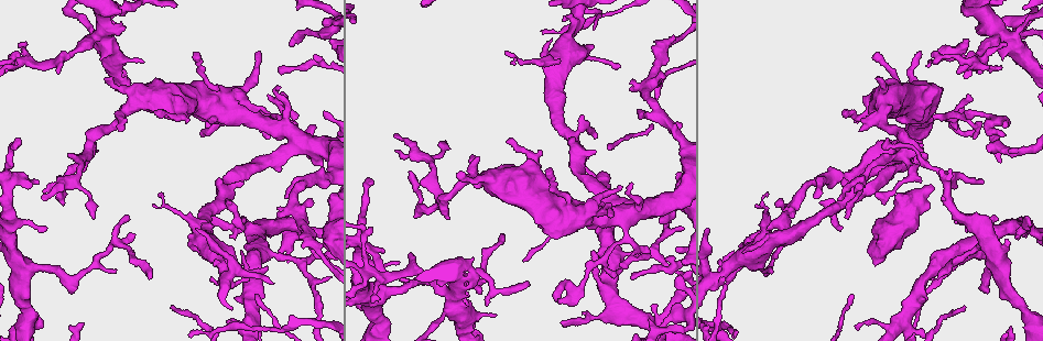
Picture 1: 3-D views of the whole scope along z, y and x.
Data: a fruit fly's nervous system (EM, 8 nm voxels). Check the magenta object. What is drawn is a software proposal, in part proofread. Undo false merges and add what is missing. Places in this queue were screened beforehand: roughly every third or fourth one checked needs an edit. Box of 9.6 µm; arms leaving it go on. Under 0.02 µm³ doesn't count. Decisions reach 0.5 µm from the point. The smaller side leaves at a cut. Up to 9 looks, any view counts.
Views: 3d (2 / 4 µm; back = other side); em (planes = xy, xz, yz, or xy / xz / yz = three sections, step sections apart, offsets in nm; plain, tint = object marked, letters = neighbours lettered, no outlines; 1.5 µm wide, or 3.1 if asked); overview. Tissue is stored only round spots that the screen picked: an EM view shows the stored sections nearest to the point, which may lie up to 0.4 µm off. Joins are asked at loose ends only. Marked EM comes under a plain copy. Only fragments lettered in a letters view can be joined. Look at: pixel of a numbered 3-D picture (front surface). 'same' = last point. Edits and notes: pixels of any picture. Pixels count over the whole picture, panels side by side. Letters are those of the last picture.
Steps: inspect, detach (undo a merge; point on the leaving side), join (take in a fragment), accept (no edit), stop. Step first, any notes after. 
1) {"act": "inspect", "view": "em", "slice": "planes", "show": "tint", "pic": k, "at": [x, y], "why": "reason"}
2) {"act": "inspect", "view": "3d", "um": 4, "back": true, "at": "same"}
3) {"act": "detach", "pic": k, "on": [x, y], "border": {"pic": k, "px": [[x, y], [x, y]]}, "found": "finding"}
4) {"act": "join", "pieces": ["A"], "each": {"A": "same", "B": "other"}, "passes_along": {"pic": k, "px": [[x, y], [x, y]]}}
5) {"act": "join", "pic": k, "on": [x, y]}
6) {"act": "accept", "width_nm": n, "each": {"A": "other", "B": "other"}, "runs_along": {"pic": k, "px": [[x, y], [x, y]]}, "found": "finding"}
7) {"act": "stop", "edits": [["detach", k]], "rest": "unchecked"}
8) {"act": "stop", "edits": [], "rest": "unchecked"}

{"act": "inspect", "view": "em", "slice": "planes", "show": "letters", "pic": 1, "at": [979, 183], "why": "branch stops here"}

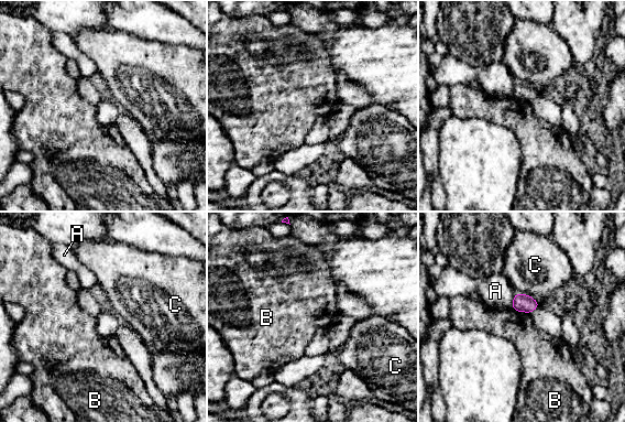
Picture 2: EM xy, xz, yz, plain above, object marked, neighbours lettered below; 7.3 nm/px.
{"act": "accept", "width_nm": 130, "each": {"A": "other", "B": "other", "C": "other"}, "border": {"pic": 2, "px": [[512, 307], [528, 314]]}, "found": "no lettered fragment goes on from it"}

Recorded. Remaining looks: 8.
{"act": "inspect", "view": "3d", "um": 2, "back": true, "pic": 1, "at": [562, 301], "why": "branch stops here"}

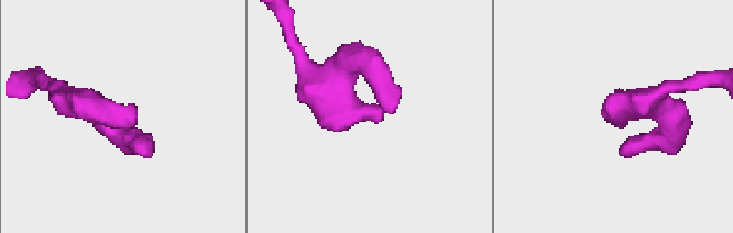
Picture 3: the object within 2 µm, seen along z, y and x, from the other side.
{"act": "inspect", "view": "em", "slice": "planes", "show": "letters", "pic": 3, "at": [613, 103], "why": "shape alone is not enough"}

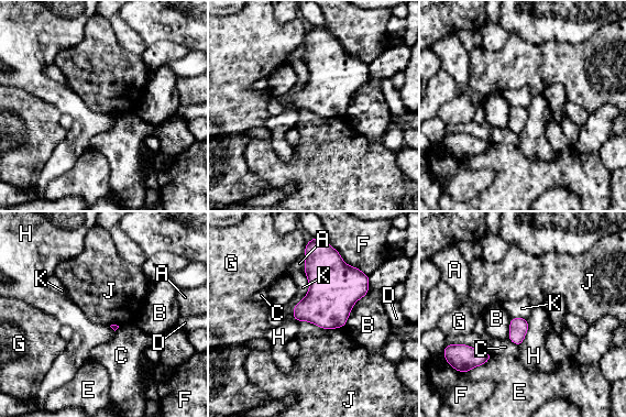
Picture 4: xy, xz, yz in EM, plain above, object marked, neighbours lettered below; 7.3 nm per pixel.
{"act": "accept", "longest_contact_nm": ["B", 420], "each": {"A": "other", "B": "other", "C": "other", "D": "other", "E": "other", "F": "other", "G": "other", "H": "other", "J": "other", "K": "other"}, "border": {"pic": 4, "px": [[298, 320], [321, 328], [343, 327]]}, "found": "none of them fits"}

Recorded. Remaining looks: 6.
{"act": "inspect", "view": "3d", "um": 4, "back": true, "pic": 1, "at": [10, 58], "why": "abrupt turn"}

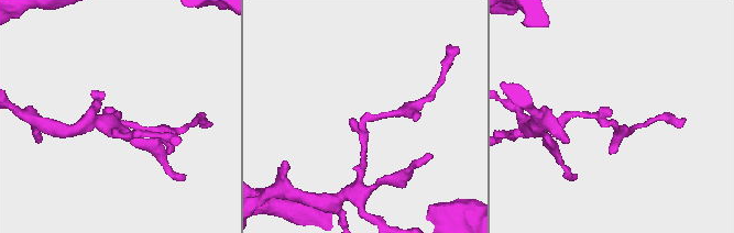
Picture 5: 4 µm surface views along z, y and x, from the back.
{"act": "inspect", "view": "em", "slice": "planes", "show": "tint", "pic": 5, "at": [121, 122], "why": "now the EM"}

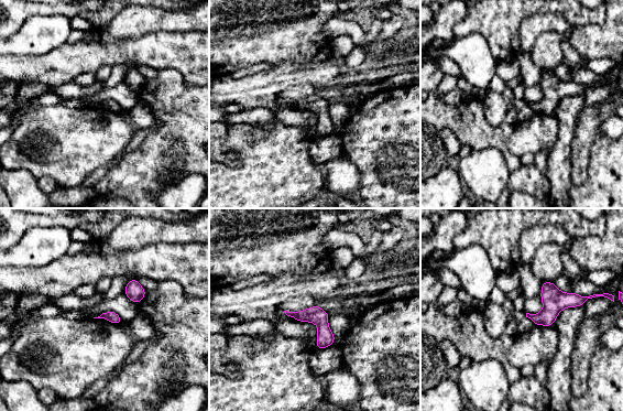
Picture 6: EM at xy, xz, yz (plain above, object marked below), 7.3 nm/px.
{"act": "inspect", "view": "em", "slice": "planes", "show": "letters", "at": "same"}

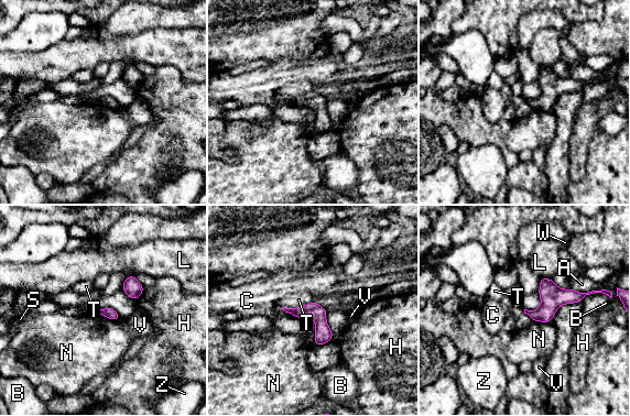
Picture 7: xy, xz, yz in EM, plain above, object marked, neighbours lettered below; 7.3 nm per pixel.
{"act": "accept", "longest_contact_nm": ["T", 240], "each": {"A": "other", "B": "other", "C": "other", "H": "other", "L": "other", "N": "other", "S": "other", "T": "other", "V": "other", "W": "other", "Z": "other"}, "found": "one cell here"}

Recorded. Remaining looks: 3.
{"act": "inspect", "view": "em", "slice": "planes", "show": "letters", "pic": 1, "at": [217, 203], "why": "abrupt turn"}

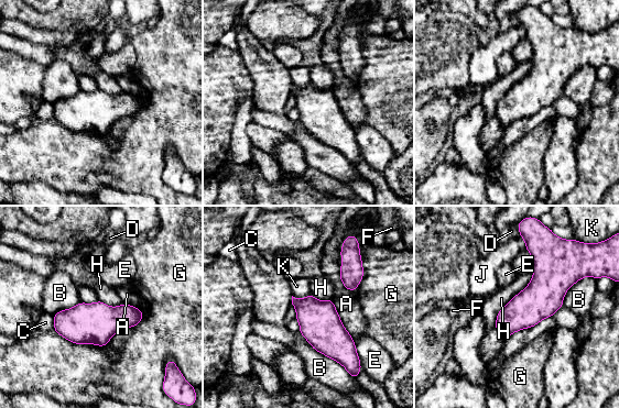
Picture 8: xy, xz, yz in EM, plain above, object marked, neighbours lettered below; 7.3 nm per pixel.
{"act": "accept", "width_nm": 260, "longest_contact_nm": ["H", 500], "each": {"A": "other", "B": "other", "C": "other", "D": "other", "E": "other", "F": "other", "G": "other", "H": "other", "J": "other", "K": "other"}, "found": "continuous, no second cell"}

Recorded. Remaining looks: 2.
{"act": "stop", "edits": [], "rest": "unchecked"}

